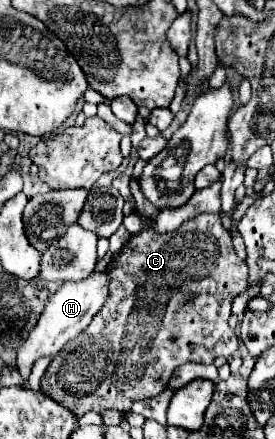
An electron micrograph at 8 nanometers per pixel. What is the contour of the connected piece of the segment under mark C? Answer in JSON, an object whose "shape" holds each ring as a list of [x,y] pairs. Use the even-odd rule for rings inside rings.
{"shape":[[[198,215],[180,225],[172,235],[156,235],[150,229],[132,235],[120,249],[110,271],[108,303],[104,303],[92,323],[52,359],[42,377],[40,391],[68,407],[76,417],[82,417],[90,409],[118,409],[126,413],[134,401],[160,395],[176,367],[184,363],[214,363],[216,357],[232,357],[238,351],[238,337],[234,329],[230,337],[228,317],[232,299],[244,291],[246,277],[248,267],[236,255],[230,233],[222,229],[220,215]]]}

